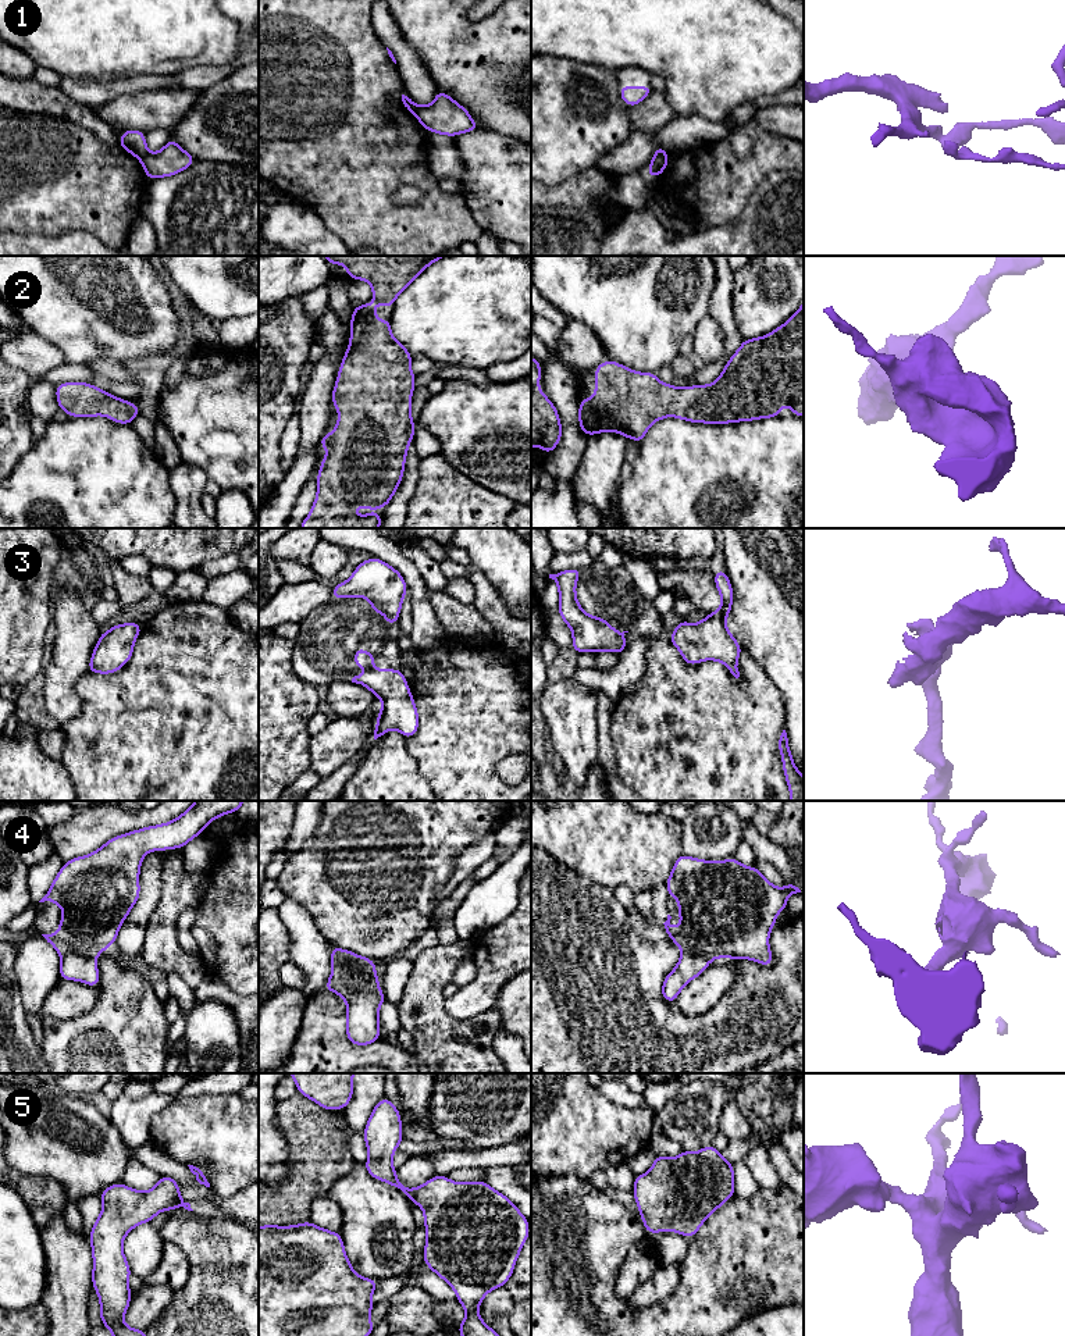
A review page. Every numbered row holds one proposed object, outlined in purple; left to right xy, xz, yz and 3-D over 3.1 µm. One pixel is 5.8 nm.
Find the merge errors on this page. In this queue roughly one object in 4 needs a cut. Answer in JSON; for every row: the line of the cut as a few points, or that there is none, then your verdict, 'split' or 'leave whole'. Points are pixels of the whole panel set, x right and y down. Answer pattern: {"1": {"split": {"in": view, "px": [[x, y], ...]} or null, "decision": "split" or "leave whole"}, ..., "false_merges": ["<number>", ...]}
{"1": {"split": {"in": "xz", "px": [[419, 106], [415, 114]]}, "decision": "split"}, "2": {"split": null, "decision": "leave whole"}, "3": {"split": null, "decision": "leave whole"}, "4": {"split": {"in": "xz", "px": [[331, 946], [345, 962], [349, 962], [356, 955]]}, "decision": "split"}, "5": {"split": null, "decision": "leave whole"}, "false_merges": ["1", "4"]}

